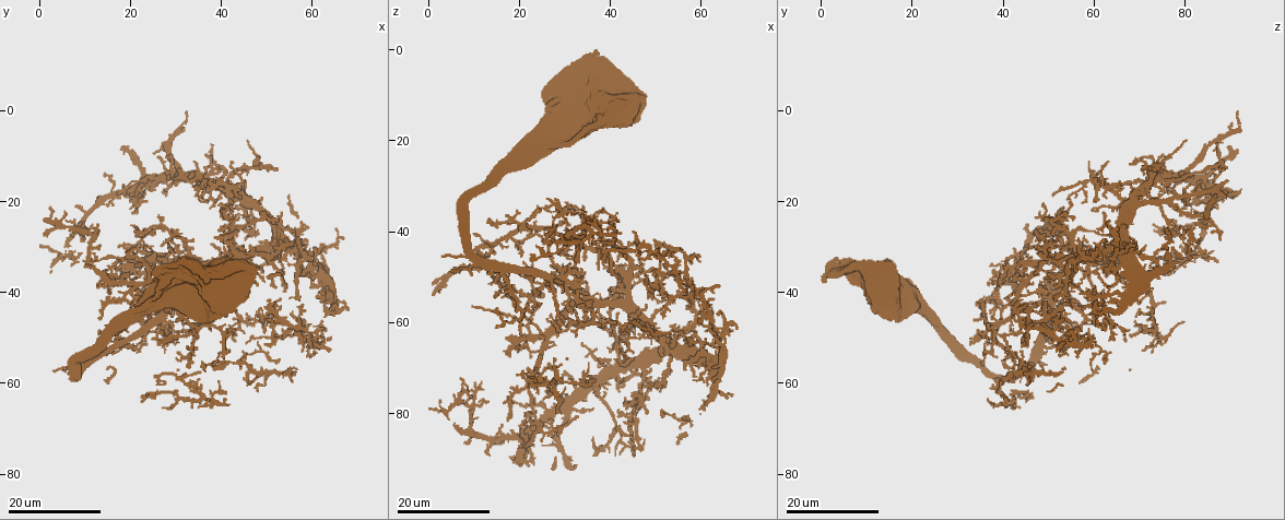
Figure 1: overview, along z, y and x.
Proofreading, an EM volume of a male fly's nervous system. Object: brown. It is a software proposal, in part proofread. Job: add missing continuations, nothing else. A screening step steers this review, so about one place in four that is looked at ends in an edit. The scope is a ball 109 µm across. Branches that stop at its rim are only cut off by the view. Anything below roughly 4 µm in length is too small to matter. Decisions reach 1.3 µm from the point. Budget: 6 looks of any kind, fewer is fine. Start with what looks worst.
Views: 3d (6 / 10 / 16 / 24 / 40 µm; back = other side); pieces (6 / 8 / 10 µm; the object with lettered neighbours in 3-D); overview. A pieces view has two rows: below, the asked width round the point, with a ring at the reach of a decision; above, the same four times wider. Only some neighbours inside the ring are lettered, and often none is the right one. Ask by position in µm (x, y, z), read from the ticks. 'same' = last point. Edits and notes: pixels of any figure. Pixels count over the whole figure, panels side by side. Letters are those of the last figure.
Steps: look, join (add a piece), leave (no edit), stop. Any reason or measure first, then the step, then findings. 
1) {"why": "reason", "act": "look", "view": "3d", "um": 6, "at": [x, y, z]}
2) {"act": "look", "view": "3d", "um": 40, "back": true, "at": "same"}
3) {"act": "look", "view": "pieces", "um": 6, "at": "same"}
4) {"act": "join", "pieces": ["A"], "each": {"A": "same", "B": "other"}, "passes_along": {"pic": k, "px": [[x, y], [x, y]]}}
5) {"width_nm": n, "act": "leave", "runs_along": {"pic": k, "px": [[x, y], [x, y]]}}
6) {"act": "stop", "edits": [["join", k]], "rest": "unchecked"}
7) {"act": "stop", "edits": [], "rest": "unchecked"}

{"why": "free end", "act": "look", "view": "3d", "um": 24, "at": [58.0, 43.0, 46.5]}

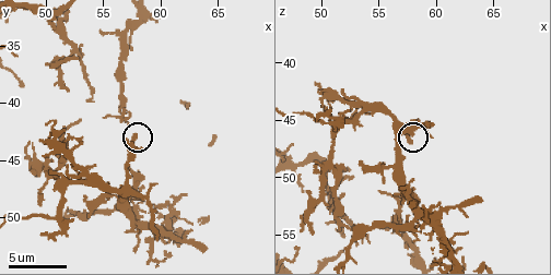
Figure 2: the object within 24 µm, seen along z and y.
{"act": "look", "view": "pieces", "um": 8, "at": [57.8, 43.0, 46.8]}

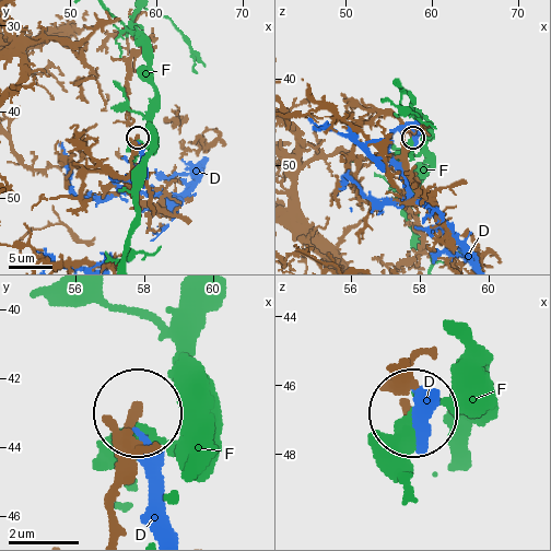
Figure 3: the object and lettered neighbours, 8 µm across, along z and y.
{"width_nm": 260, "act": "leave", "each": {"D": "other", "F": "other"}, "runs_along": {"pic": 3, "px": [[108, 532], [117, 444], [132, 411]]}, "found": "no lettered piece goes on from it"}

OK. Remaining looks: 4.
{"why": "branch stops here", "act": "look", "view": "3d", "um": 16, "at": [41.5, 38.0, 46.0]}

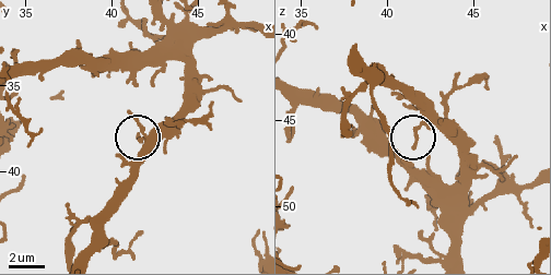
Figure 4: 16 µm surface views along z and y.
{"act": "look", "view": "pieces", "um": 6, "at": [41.5, 38.0, 46.4]}

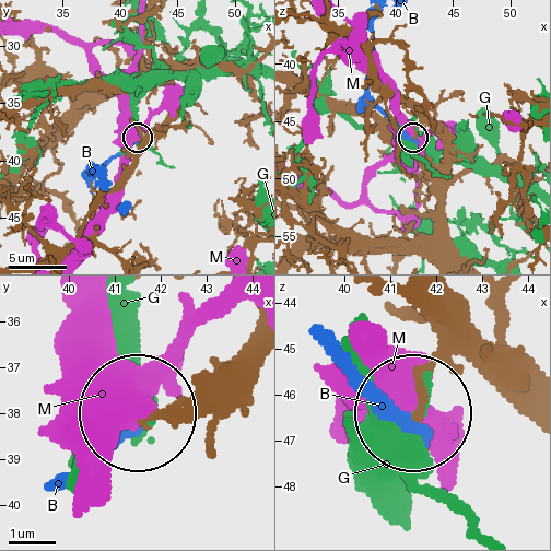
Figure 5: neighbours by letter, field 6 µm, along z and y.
{"width_nm": 200, "act": "leave", "each": {"B": "other", "G": "other", "M": "other"}, "runs_along": {"pic": 5, "px": [[512, 406], [453, 363], [433, 375], [421, 406]]}, "found": "none of them fits"}

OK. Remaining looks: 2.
{"why": "an open end", "act": "look", "view": "3d", "um": 24, "at": [46.5, 30.0, 45.5]}

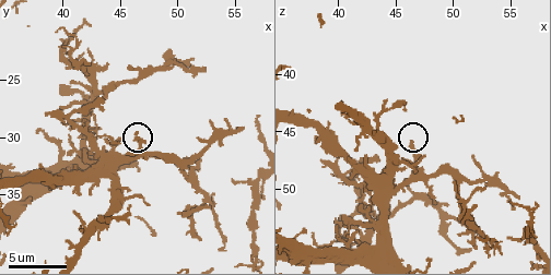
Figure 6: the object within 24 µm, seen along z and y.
{"act": "look", "view": "pieces", "um": 8, "at": [46.4, 29.6, 45.8]}

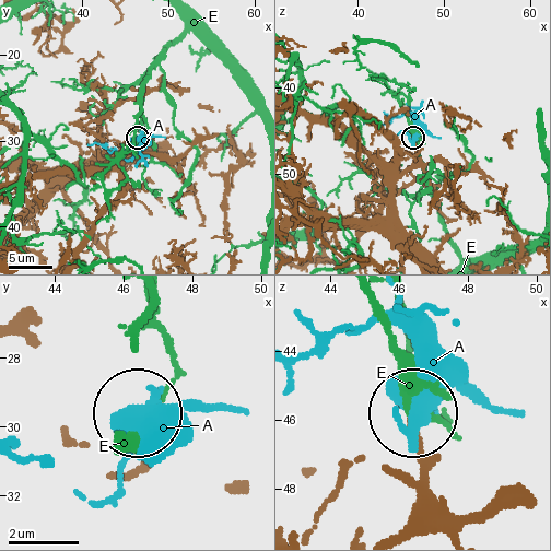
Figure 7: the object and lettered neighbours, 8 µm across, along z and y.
{"act": "leave", "each": {"A": "other", "E": "other"}, "found": "none of them fits"}

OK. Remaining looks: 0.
{"act": "stop", "edits": [], "rest": "unchecked"}

